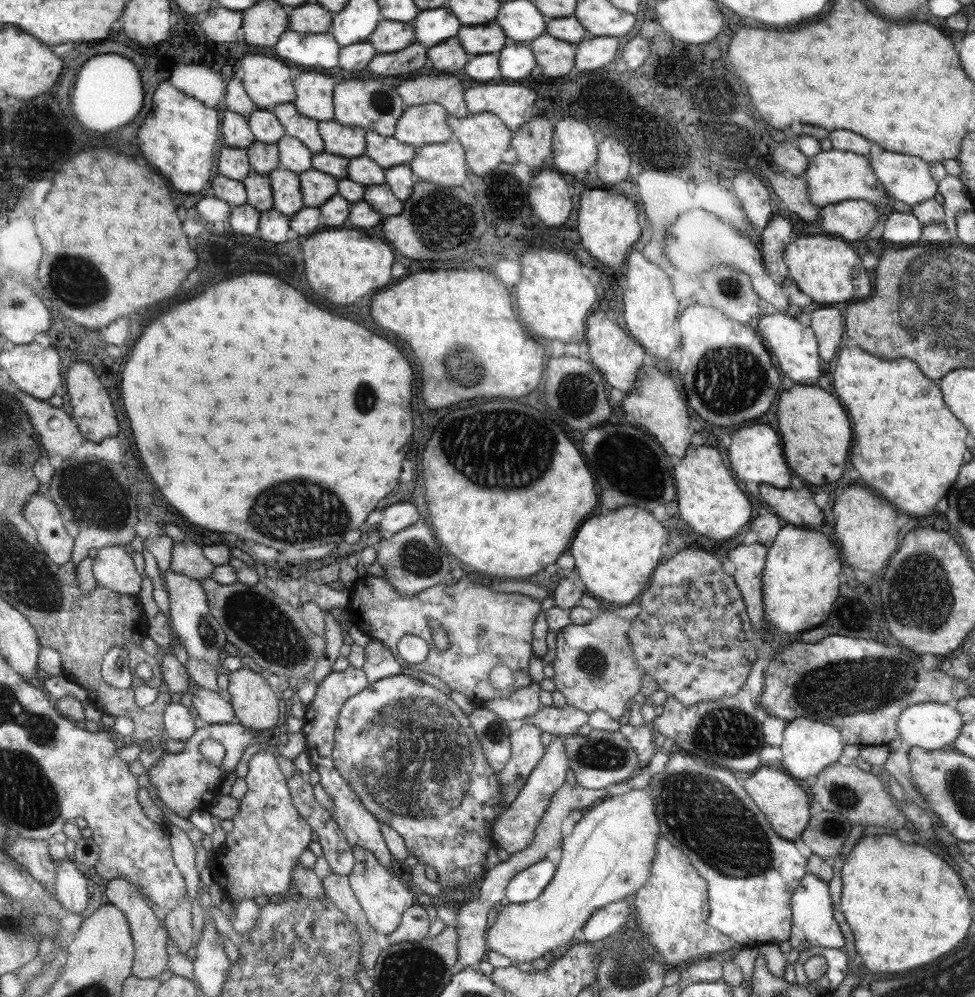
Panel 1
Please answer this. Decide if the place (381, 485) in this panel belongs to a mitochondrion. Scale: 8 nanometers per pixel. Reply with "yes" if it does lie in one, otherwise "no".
no

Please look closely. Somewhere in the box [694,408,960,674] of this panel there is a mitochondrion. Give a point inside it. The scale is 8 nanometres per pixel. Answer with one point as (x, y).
(924, 588)

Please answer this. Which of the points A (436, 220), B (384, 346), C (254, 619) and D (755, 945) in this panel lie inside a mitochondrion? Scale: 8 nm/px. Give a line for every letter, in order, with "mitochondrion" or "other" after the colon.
A: mitochondrion
B: other
C: mitochondrion
D: other

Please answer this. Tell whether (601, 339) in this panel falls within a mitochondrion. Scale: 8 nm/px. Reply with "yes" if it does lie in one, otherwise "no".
no

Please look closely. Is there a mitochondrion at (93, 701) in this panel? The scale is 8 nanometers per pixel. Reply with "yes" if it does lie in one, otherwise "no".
no

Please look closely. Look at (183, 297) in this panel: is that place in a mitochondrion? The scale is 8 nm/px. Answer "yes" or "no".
no

